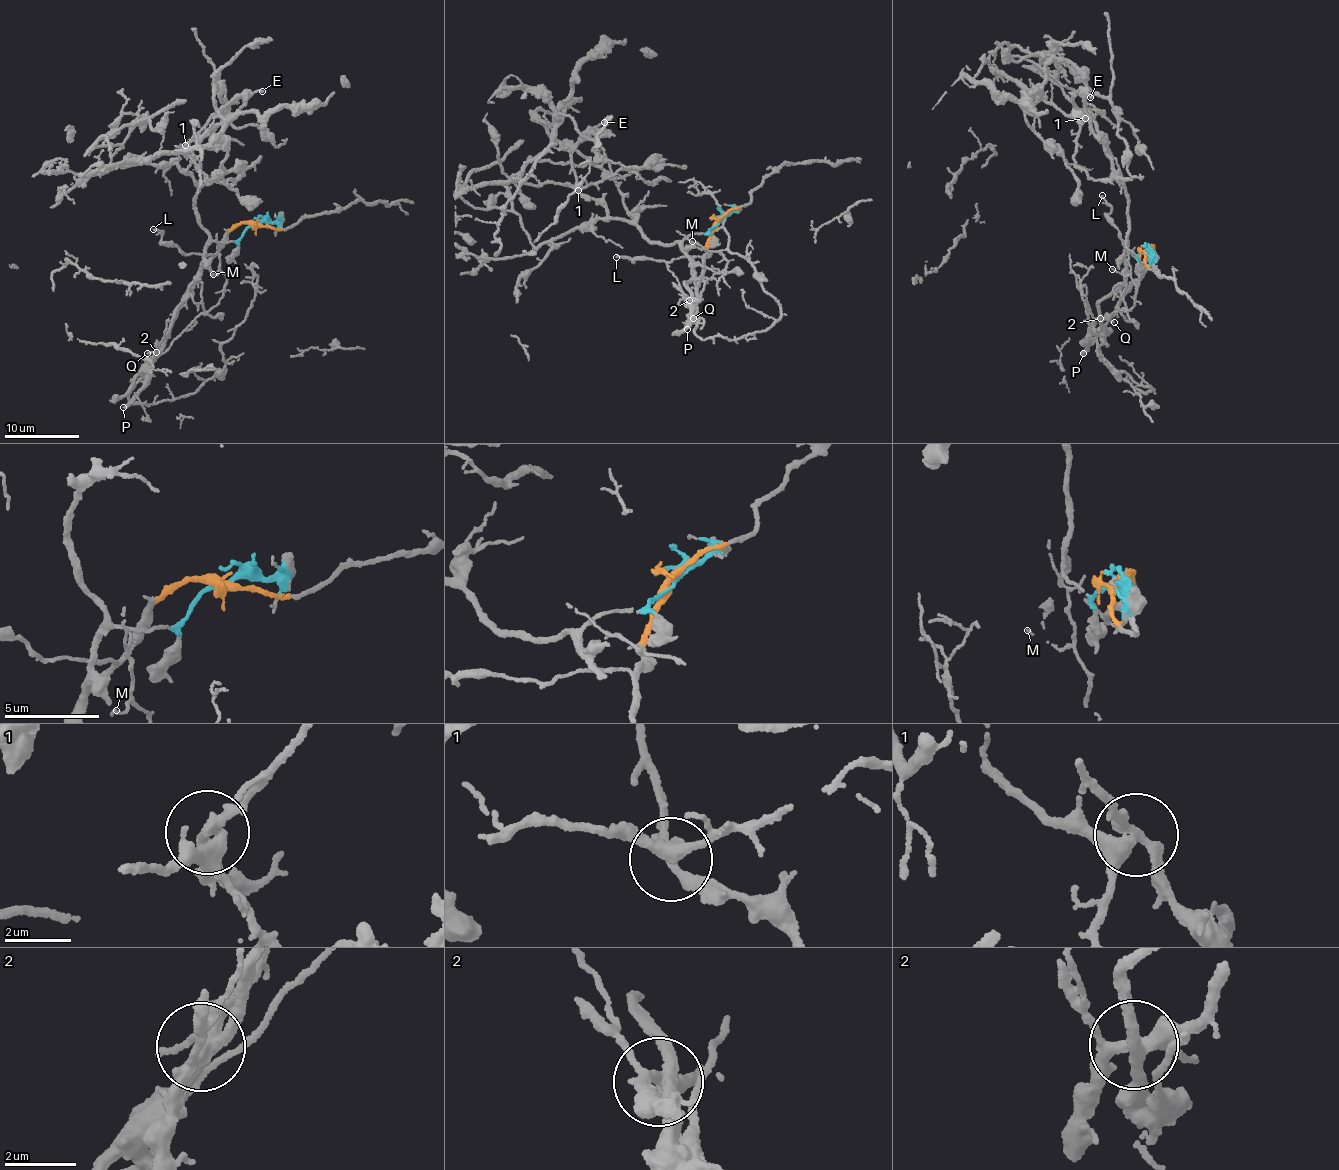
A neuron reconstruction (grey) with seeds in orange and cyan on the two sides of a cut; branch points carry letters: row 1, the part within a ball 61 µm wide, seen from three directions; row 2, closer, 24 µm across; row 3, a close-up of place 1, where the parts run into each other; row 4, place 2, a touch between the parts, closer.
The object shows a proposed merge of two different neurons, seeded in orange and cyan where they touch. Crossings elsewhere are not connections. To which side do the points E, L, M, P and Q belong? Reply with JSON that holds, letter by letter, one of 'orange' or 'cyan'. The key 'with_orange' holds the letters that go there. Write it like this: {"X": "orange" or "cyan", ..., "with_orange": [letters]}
{"E": "cyan", "L": "orange", "M": "cyan", "P": "orange", "Q": "orange", "with_orange": ["L", "P", "Q"]}

